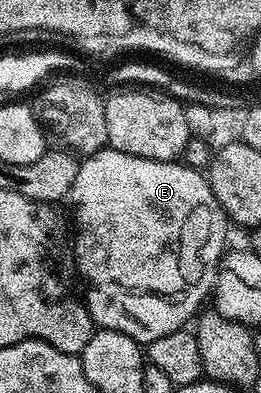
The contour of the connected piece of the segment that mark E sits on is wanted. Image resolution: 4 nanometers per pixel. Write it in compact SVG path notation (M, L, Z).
M104 148L90 157L84 158L77 166L75 183L71 187L68 200L73 201L73 213L77 216L75 221L75 260L80 280L89 284L89 290L84 290L83 300L89 306L89 313L93 316L94 326L111 331L119 331L131 339L135 339L142 346L148 347L153 341L171 335L172 332L184 330L198 316L199 310L205 304L205 296L214 292L217 284L217 270L221 267L221 259L227 252L225 240L229 237L231 222L229 216L223 211L219 199L209 186L209 178L204 172L192 169L189 165L181 165L177 161L156 161L143 159L135 155L127 155L118 149Z

